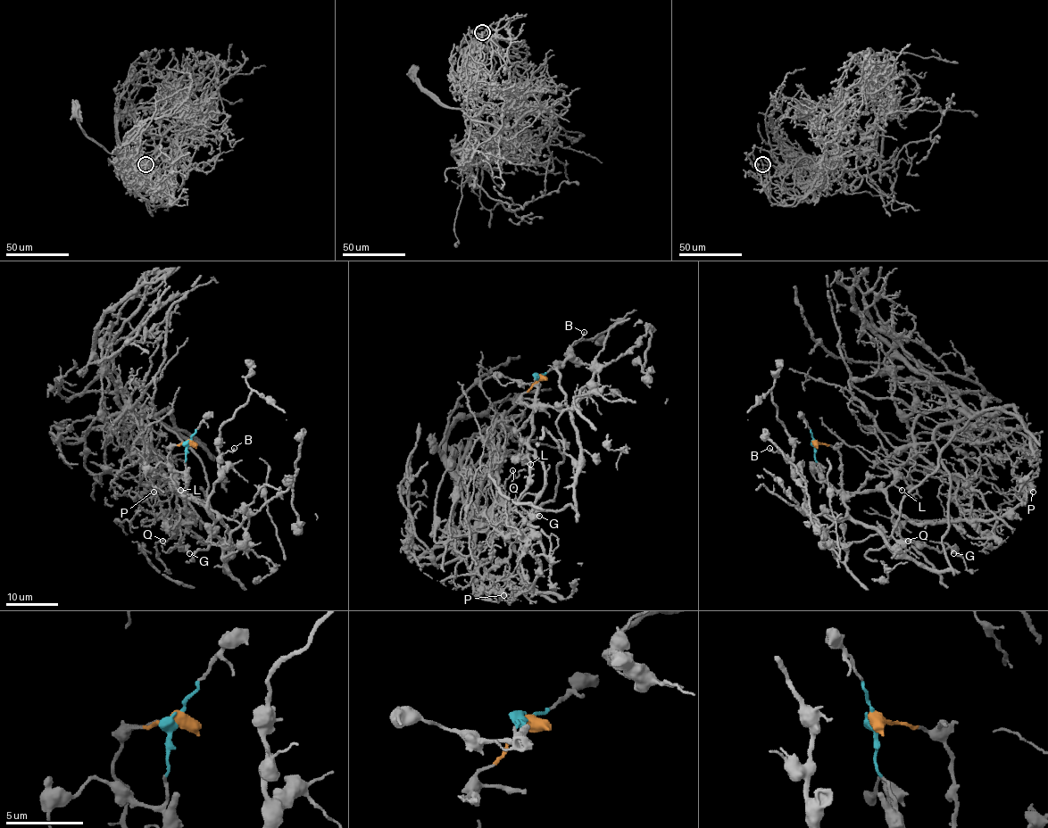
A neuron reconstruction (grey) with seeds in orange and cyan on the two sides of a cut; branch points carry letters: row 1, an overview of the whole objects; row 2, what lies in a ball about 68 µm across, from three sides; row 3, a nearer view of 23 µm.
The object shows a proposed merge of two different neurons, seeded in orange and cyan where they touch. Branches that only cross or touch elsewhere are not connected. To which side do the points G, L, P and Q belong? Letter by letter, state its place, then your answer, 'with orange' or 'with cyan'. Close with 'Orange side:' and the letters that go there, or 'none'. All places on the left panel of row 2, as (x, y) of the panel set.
G: place (189, 553); with cyan
L: place (180, 490); with cyan
P: place (153, 492); with cyan
Q: place (162, 541); with cyan
Orange side: none

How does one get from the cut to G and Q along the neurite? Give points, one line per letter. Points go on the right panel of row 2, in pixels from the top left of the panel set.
G: (813, 442), (820, 475), (837, 490), (880, 490), (904, 539), (941, 552), (950, 548), (952, 553)
Q: (813, 442), (820, 475), (828, 483), (837, 490), (880, 490), (904, 539), (938, 552), (935, 542), (908, 540)

